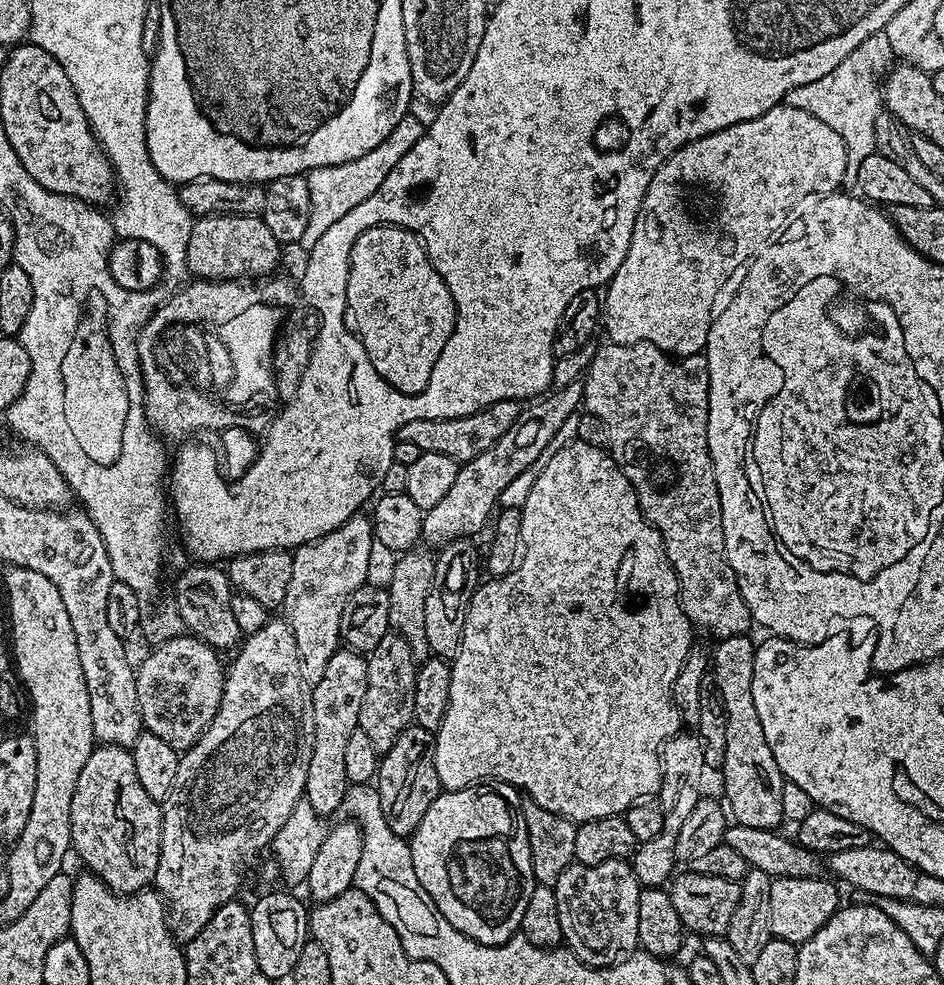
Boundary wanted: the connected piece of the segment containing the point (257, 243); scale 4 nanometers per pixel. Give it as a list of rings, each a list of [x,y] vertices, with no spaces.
[[[214,214],[193,219],[186,262],[189,273],[201,280],[248,282],[253,278],[271,277],[279,269],[276,267],[280,264],[280,251],[280,240],[270,234],[270,226],[261,217]]]

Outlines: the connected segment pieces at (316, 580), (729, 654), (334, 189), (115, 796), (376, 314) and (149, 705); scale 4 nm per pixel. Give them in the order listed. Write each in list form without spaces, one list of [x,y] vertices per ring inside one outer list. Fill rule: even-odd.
[[[357,514],[350,517],[342,526],[338,526],[338,530],[334,530],[309,544],[302,544],[292,552],[294,570],[290,574],[290,590],[286,590],[282,612],[287,619],[290,630],[294,630],[294,642],[298,642],[302,674],[311,685],[320,681],[322,673],[326,671],[326,662],[330,662],[330,658],[341,647],[342,610],[346,606],[350,594],[354,594],[354,590],[369,583],[367,566],[369,565],[373,541],[374,533],[371,519],[367,515]]]
[[[751,635],[731,636],[715,641],[716,649],[710,652],[710,679],[716,684],[726,714],[726,758],[724,796],[731,819],[742,826],[779,829],[784,820],[782,810],[782,786],[786,783],[783,774],[770,754],[770,742],[762,734],[762,721],[754,710],[754,654],[756,644]]]
[[[408,113],[382,143],[370,150],[370,154],[364,154],[361,158],[352,159],[350,162],[339,163],[338,166],[318,167],[307,173],[311,210],[306,231],[302,234],[298,245],[299,249],[304,252],[313,249],[318,239],[322,238],[323,233],[327,231],[327,227],[331,227],[332,223],[338,222],[338,219],[342,218],[347,211],[354,210],[355,206],[374,194],[385,181],[390,170],[418,142],[424,129],[425,126]]]
[[[100,744],[93,747],[82,774],[78,774],[78,786],[74,786],[74,802],[70,802],[71,851],[80,855],[87,871],[96,876],[111,892],[127,894],[143,892],[156,879],[160,861],[160,839],[164,818],[161,805],[138,782],[138,770],[134,770],[134,758],[127,748],[116,744]]]
[[[375,224],[358,234],[358,242],[354,242],[354,250],[350,250],[346,298],[354,331],[360,337],[374,370],[378,370],[378,374],[394,386],[394,390],[407,396],[416,396],[426,390],[430,374],[442,350],[446,350],[450,334],[456,329],[456,303],[448,289],[448,282],[438,274],[424,241],[409,228],[401,228],[398,224]]]
[[[181,634],[159,641],[155,646],[157,648],[135,669],[140,719],[147,731],[162,738],[162,742],[167,742],[176,752],[183,754],[188,751],[188,747],[198,742],[200,735],[218,714],[224,694],[226,664],[225,661],[220,661],[221,653],[217,649],[211,648],[209,644],[191,634]]]

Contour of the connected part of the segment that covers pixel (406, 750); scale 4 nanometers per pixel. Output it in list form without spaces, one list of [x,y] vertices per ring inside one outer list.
[[[415,723],[402,730],[402,734],[398,734],[398,742],[394,742],[394,746],[390,746],[390,750],[380,757],[374,787],[380,795],[382,818],[386,818],[386,826],[390,826],[394,834],[411,837],[418,830],[418,822],[422,822],[426,810],[430,810],[430,802],[434,802],[442,791],[436,769],[434,733],[422,730],[422,726]]]

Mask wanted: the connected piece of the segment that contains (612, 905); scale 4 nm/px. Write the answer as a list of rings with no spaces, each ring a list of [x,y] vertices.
[[[611,859],[597,867],[573,862],[552,887],[563,941],[583,964],[607,968],[637,951],[638,894],[642,886],[629,861]]]

